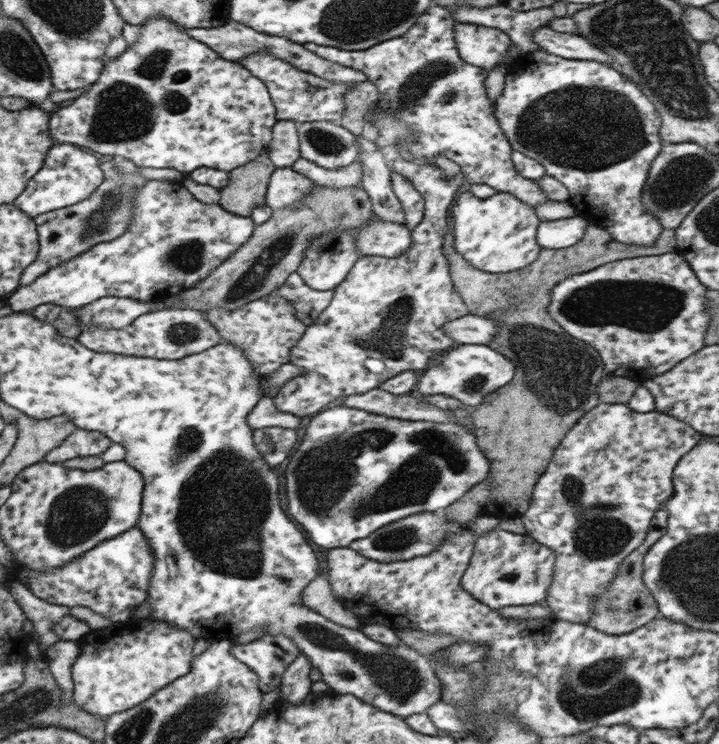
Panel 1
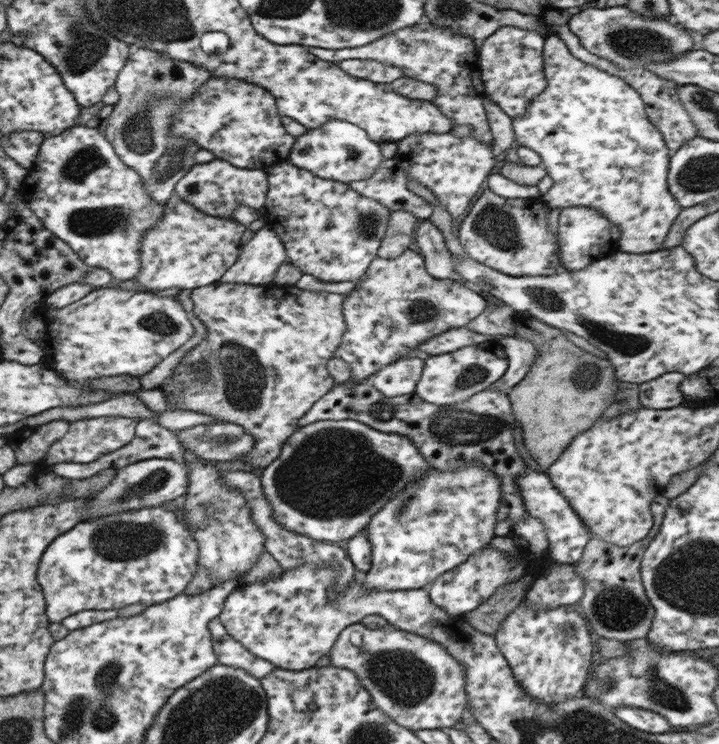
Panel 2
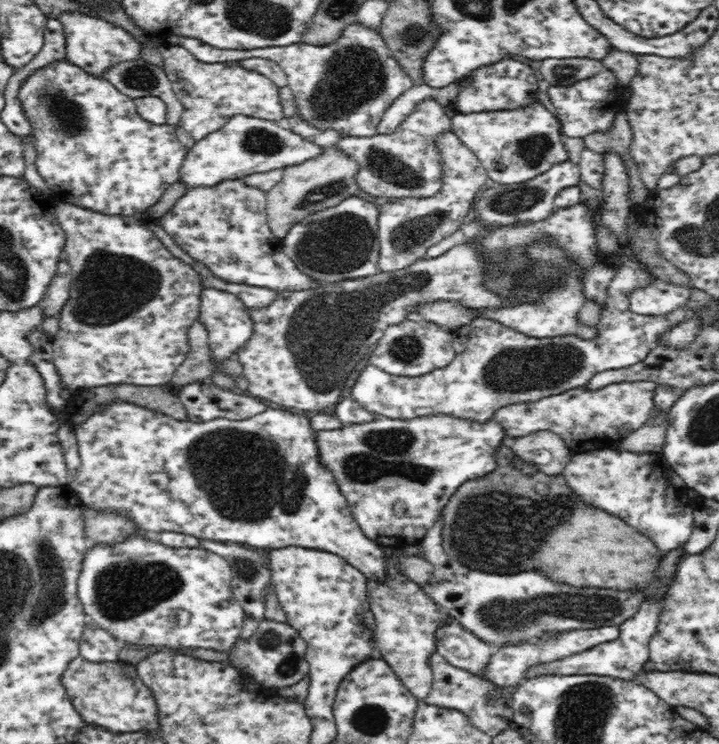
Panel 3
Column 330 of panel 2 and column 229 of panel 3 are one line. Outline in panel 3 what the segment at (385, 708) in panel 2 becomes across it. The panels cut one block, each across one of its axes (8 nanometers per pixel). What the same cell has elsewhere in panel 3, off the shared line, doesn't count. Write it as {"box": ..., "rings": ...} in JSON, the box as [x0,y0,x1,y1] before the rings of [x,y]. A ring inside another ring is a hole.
{"box":[222,618,309,692],"rings":[[[263,618],[250,638],[239,637],[230,650],[222,653],[228,655],[225,662],[242,672],[243,676],[262,685],[262,688],[275,692],[279,688],[292,686],[308,676],[309,664],[305,659],[306,650],[306,641],[288,623]]]}

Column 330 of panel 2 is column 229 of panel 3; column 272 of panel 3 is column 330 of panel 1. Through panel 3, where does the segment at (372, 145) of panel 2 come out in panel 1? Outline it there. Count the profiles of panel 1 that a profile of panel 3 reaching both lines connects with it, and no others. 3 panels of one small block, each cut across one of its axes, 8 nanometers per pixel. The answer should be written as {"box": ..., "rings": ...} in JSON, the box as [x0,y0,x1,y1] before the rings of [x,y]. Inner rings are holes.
{"box":[297,121,358,169],"rings":[[[331,121],[297,123],[300,156],[326,169],[338,169],[355,162],[358,155],[356,136]]]}

